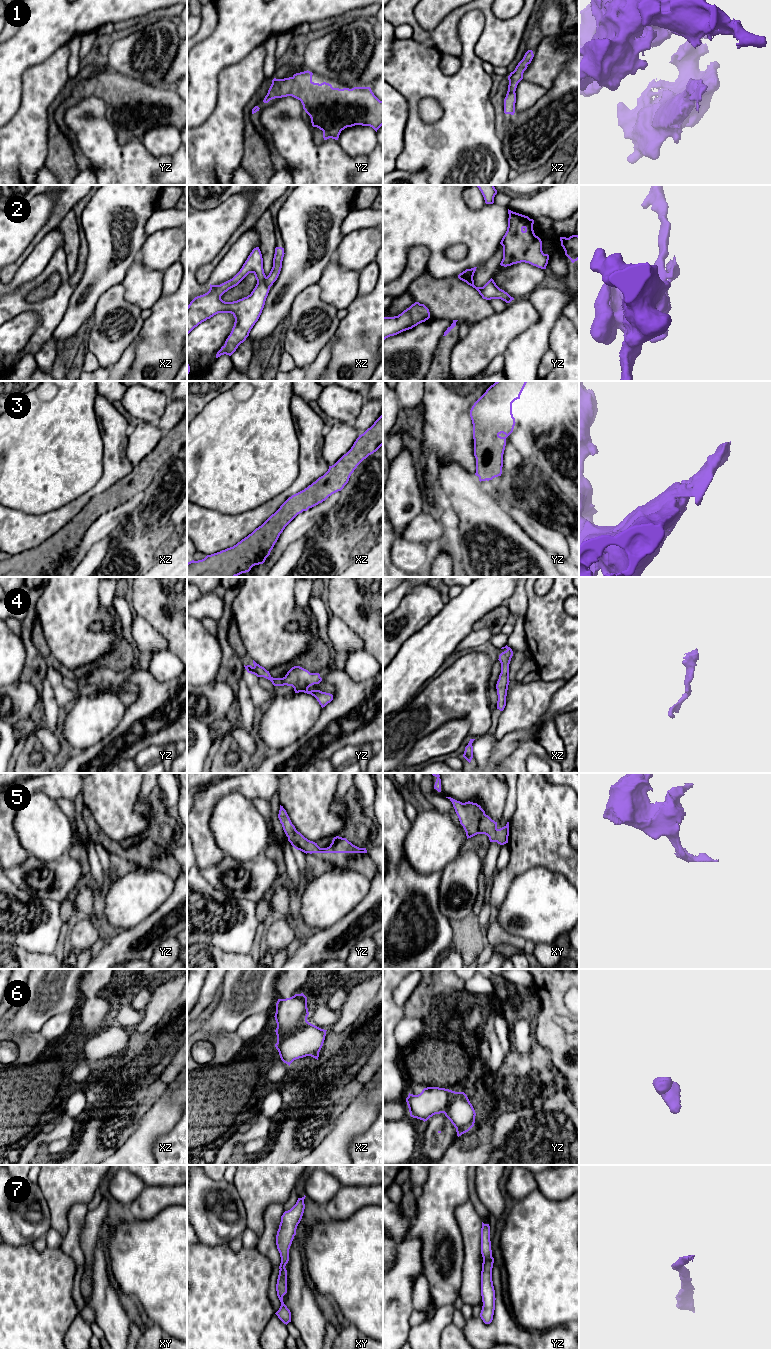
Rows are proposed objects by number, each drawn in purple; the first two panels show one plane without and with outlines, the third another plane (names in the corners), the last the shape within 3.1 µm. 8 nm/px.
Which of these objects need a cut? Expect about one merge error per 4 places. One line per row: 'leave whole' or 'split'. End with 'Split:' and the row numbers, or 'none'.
1: leave whole
2: split
3: leave whole
4: leave whole
5: leave whole
6: leave whole
7: leave whole
Split: 2

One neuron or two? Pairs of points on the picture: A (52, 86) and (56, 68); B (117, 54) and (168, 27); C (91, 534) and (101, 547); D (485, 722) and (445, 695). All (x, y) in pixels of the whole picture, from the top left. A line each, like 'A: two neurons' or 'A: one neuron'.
A: one neuron
B: one neuron
C: two neurons
D: one neuron

